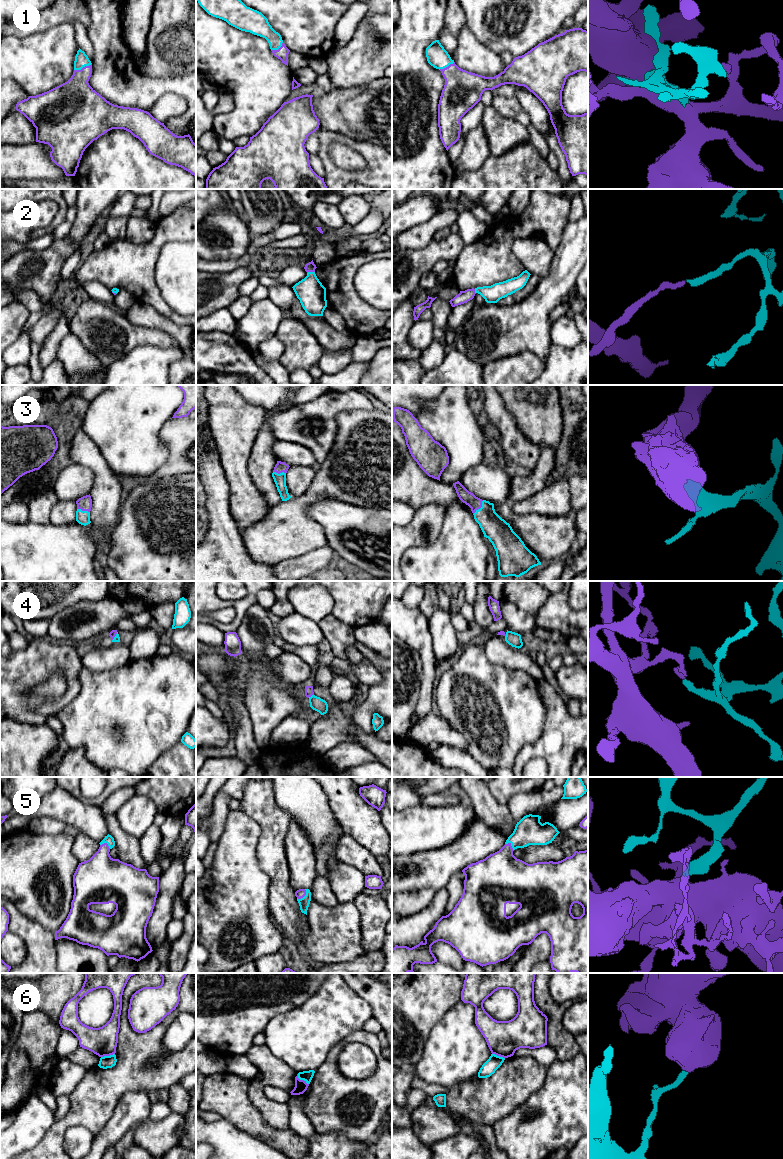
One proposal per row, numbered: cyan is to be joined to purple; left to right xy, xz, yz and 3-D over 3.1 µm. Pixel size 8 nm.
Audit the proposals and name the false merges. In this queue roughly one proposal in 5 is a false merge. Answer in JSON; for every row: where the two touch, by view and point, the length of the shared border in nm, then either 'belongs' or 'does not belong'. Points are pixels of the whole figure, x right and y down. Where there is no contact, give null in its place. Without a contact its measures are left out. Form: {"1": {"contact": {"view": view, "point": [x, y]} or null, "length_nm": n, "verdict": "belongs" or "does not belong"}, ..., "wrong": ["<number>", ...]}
{"1": {"contact": {"view": "xy", "point": [83, 67]}, "length_nm": 160, "verdict": "belongs"}, "2": {"contact": {"view": "xz", "point": [310, 271]}, "length_nm": 70, "verdict": "belongs"}, "3": {"contact": {"view": "yz", "point": [480, 507]}, "length_nm": 150, "verdict": "belongs"}, "4": {"contact": {"view": "xz", "point": [310, 696]}, "length_nm": 50, "verdict": "belongs"}, "5": {"contact": {"view": "xz", "point": [303, 896]}, "length_nm": 110, "verdict": "belongs"}, "6": {"contact": {"view": "xz", "point": [302, 1080]}, "length_nm": 130, "verdict": "does not belong"}, "wrong": ["6"]}

